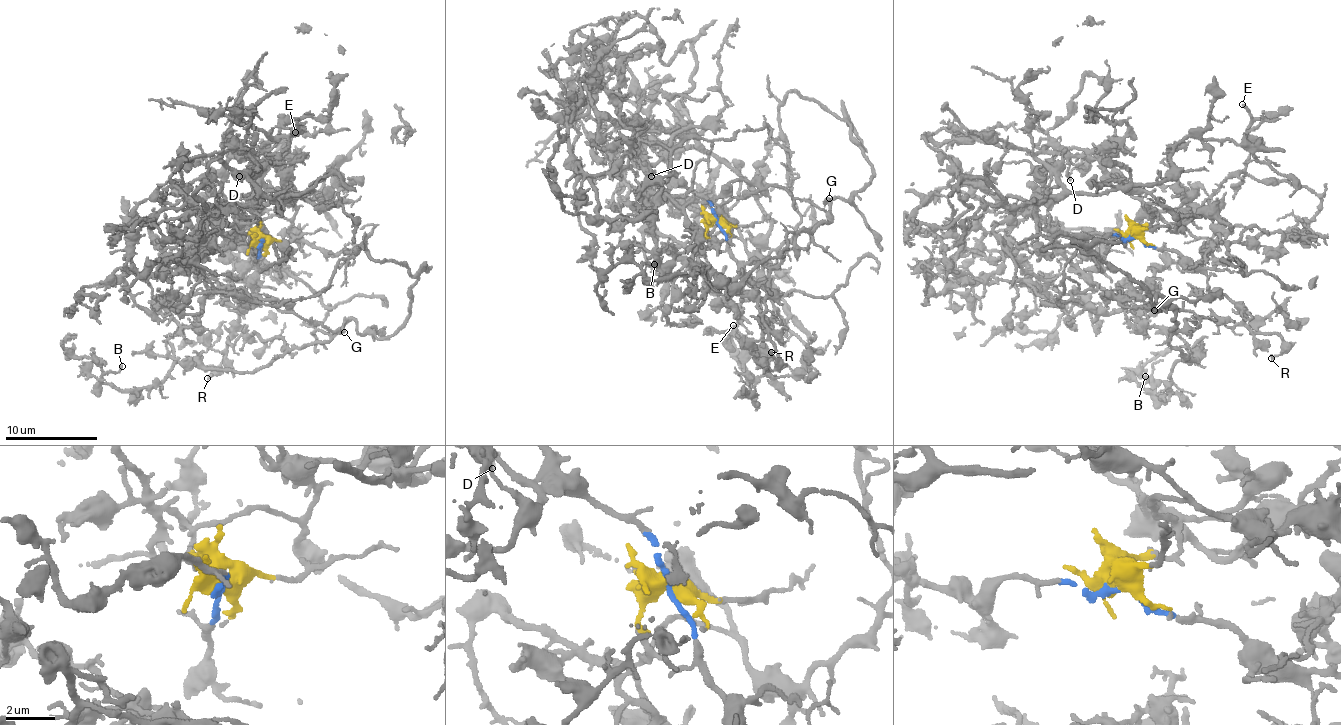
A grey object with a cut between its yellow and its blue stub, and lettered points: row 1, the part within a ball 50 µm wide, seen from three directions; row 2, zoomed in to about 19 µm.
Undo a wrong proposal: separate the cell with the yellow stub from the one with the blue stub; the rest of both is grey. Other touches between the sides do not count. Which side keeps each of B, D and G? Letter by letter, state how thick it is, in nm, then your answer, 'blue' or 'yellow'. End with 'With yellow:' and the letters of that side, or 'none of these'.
B: calibre 160 nm; yellow
D: calibre 120 nm; blue
G: calibre 120 nm; yellow
With yellow: B, G

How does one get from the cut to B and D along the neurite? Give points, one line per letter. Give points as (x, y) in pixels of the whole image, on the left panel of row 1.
B: (261, 243), (279, 216), (407, 265), (405, 323), (102, 383), (122, 365)
D: (260, 244), (236, 229), (267, 205), (289, 198), (293, 188), (259, 148), (250, 148), (250, 164), (238, 175)

